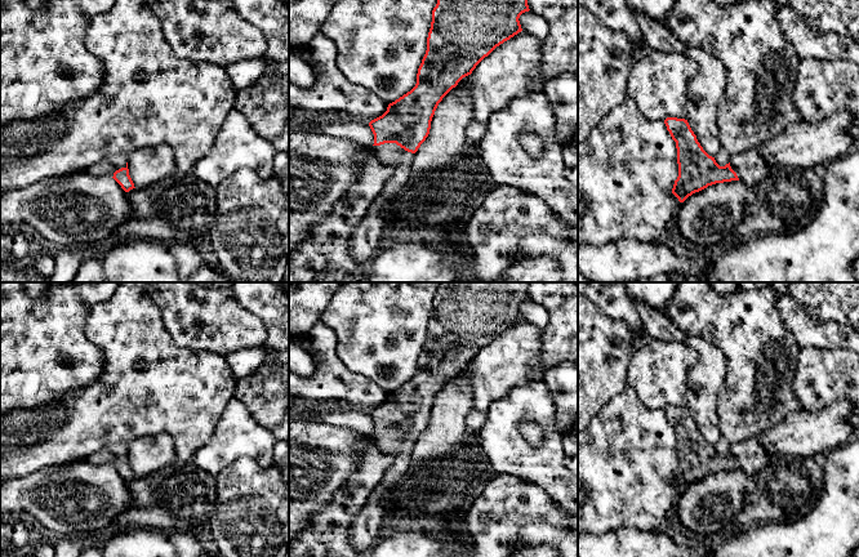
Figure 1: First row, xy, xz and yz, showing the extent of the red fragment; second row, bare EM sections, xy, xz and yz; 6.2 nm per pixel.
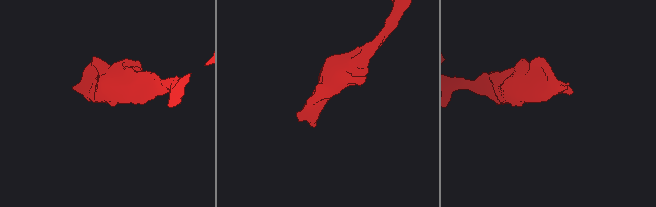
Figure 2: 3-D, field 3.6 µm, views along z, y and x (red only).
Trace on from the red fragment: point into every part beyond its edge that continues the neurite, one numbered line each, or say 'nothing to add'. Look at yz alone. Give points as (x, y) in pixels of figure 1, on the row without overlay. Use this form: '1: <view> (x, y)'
1: yz (751, 455)

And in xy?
1: xy (107, 455)

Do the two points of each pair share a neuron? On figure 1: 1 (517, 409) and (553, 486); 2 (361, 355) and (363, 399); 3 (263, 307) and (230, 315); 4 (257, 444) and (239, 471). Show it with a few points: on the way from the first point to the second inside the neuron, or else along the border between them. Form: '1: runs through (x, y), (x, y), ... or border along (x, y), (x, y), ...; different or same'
1: runs through (512, 428), (512, 442), (537, 467); same
2: border along (338, 356), (348, 369), (372, 379), (387, 392); different
3: border along (231, 295), (263, 324), (266, 337); different
4: border along (274, 463), (261, 467), (239, 457), (221, 471); different

